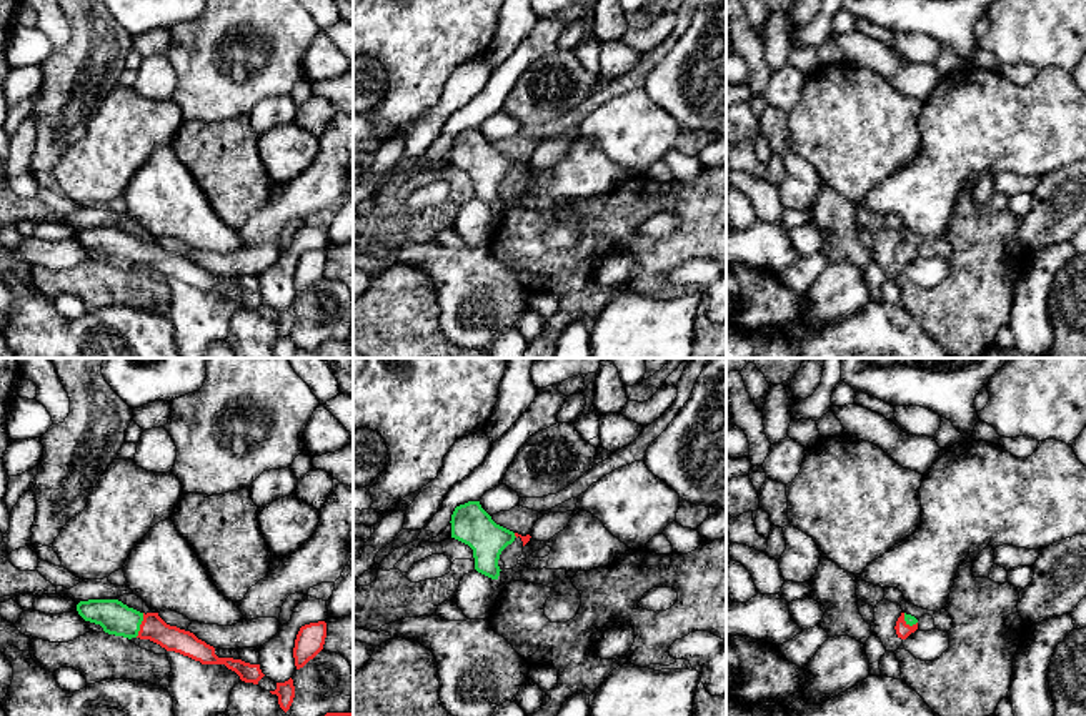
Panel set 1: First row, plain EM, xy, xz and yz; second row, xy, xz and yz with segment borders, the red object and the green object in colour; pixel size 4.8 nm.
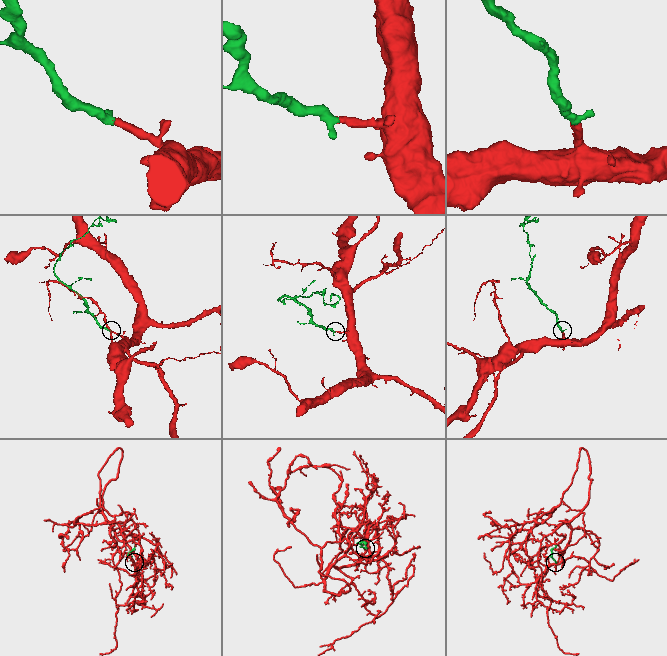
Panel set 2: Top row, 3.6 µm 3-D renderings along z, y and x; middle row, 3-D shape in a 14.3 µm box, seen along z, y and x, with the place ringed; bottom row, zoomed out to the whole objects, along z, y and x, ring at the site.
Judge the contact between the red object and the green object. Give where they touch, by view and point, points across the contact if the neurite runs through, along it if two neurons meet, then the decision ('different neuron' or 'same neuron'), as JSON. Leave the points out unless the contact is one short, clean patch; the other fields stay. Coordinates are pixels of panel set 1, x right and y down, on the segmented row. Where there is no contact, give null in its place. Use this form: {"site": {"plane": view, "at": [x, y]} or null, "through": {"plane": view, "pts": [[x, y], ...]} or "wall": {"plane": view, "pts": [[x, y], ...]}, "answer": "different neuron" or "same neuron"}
{"site": {"plane": "xy", "at": [140, 625]}, "through": {"plane": "xy", "pts": [[154, 628], [140, 625], [115, 618]]}, "answer": "same neuron"}

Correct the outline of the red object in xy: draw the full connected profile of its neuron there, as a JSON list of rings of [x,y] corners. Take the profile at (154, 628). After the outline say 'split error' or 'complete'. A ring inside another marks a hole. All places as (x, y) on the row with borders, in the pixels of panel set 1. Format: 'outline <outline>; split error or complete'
outline [[[88,599],[77,604],[78,614],[90,623],[100,624],[105,633],[150,639],[167,651],[188,656],[202,664],[225,664],[242,681],[258,684],[265,676],[260,664],[242,659],[218,658],[215,648],[198,639],[193,633],[167,624],[158,613],[140,613],[118,599]]]; split error

